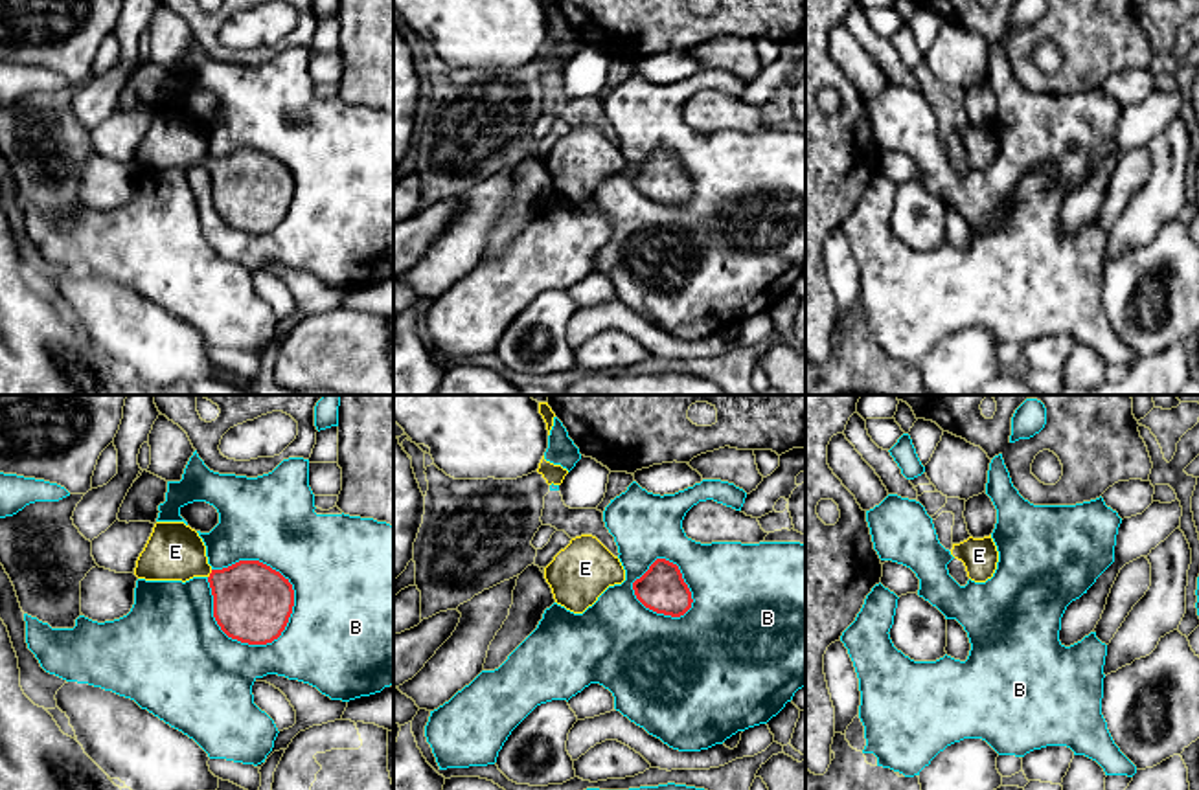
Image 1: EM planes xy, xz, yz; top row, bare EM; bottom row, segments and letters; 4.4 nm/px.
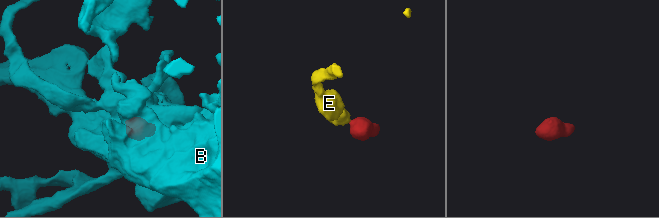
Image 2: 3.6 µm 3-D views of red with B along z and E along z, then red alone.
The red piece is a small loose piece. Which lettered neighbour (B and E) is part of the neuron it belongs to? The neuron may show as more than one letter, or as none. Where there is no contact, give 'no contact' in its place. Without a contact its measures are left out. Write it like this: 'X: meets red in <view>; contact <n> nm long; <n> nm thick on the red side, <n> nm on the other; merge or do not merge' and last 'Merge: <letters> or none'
B: meets red in xy; contact 420 nm long; 340 nm thick on the red side, 420 nm on the other; do not merge
E: meets red in xy; contact 40 nm long; 340 nm thick on the red side, 260 nm on the other; merge
Merge: E

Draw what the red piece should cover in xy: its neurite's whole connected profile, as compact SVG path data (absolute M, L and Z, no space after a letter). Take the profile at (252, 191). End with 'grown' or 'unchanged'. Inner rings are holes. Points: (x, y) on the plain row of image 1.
M184 110L154 112L134 164L145 169L182 171L206 165L217 213L228 226L248 233L278 228L294 195L289 167L259 149L239 149L213 158L202 127Z; grown

